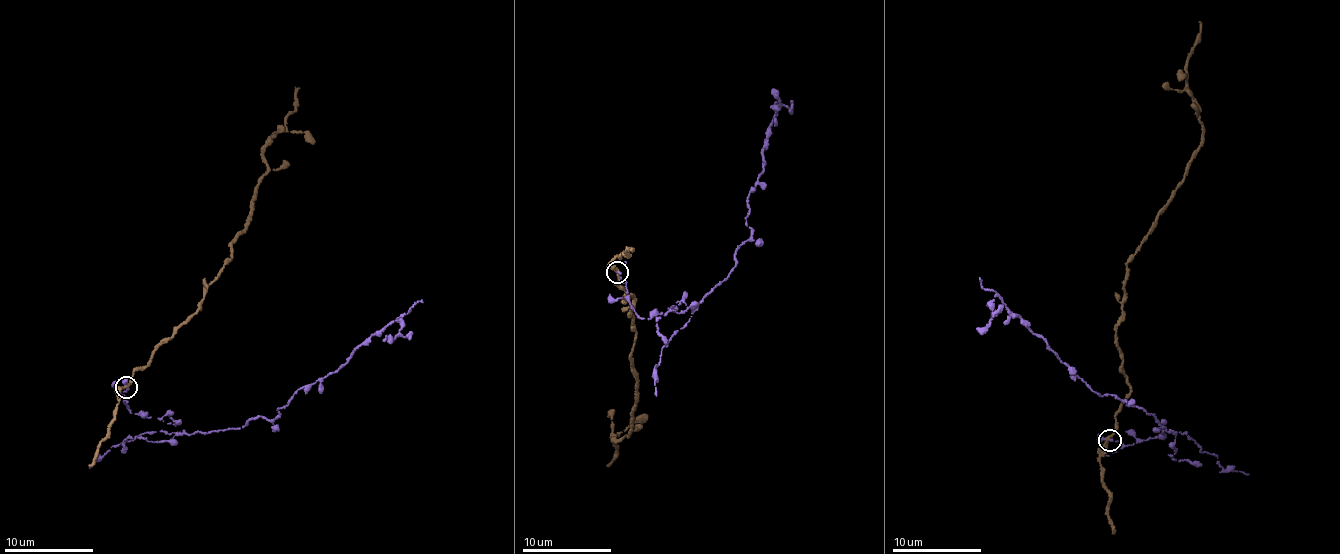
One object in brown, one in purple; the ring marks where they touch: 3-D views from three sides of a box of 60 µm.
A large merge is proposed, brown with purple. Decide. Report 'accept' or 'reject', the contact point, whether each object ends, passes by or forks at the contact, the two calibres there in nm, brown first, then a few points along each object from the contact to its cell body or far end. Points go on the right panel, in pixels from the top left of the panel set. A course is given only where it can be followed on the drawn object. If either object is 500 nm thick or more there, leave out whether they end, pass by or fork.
reject; at (1109, 440); brown passes by; purple ends there; 280 nm thick on the brown side, 280 nm on the other; brown runs (1109, 441), (1130, 385), (1116, 330), (1128, 258), (1200, 145), (1186, 72), (1200, 21); purple runs (1109, 441), (1128, 446), (1173, 432), (1143, 408), (1092, 391), (999, 296), (988, 325), (976, 329)

